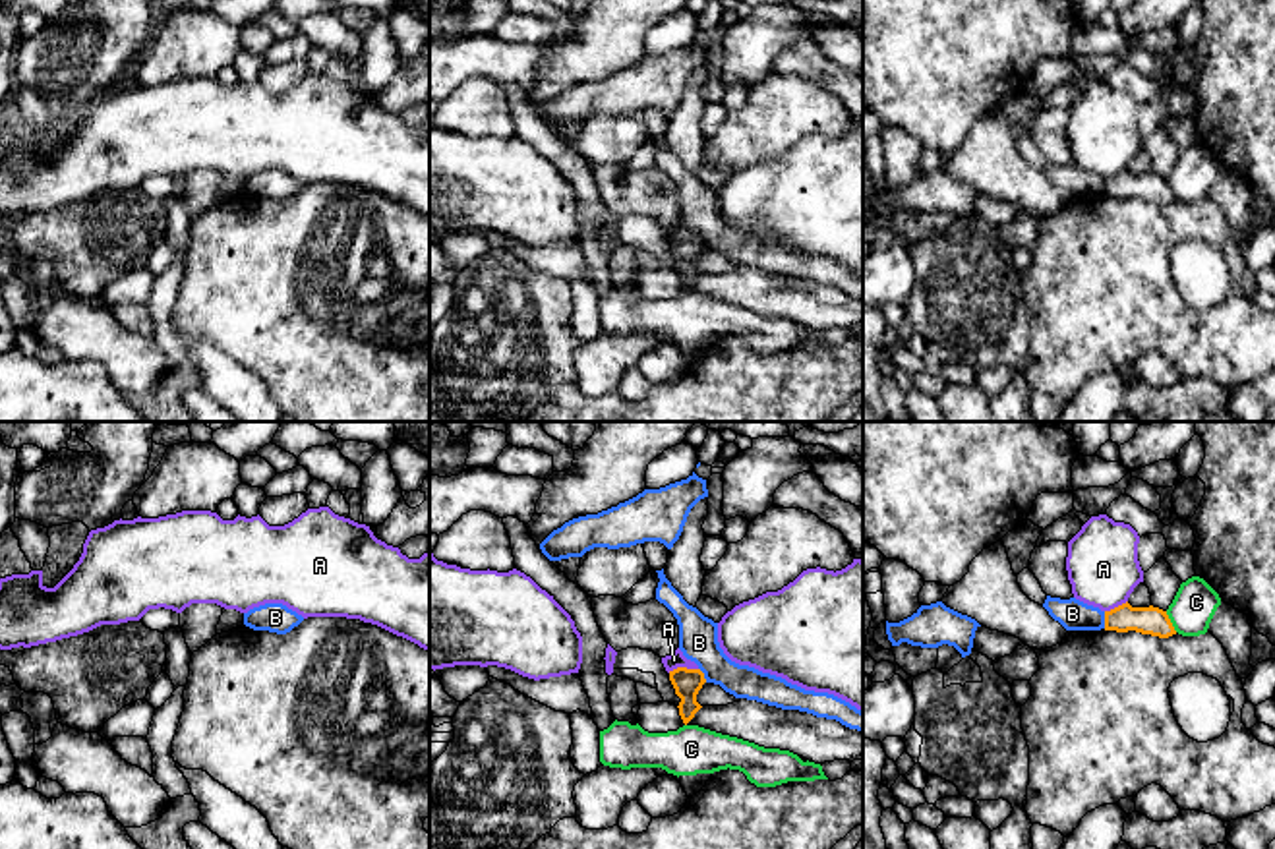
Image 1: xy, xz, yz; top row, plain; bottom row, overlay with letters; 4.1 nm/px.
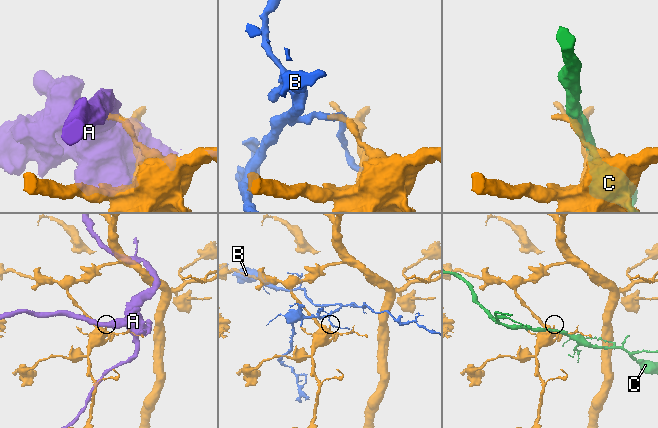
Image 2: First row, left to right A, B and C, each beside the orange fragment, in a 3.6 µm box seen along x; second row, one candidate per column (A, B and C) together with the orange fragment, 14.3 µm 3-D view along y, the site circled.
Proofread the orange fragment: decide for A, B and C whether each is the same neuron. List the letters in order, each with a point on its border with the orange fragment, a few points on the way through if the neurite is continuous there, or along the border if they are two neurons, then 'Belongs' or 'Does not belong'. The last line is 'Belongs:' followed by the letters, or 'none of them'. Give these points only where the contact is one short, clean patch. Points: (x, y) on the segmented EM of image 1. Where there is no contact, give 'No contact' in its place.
A: Touches orange at xz (681, 668). Does not belong
B: Touches orange at yz (1105, 619). Belongs
C: Touches orange at yz (1169, 621). Does not belong
Belongs: B

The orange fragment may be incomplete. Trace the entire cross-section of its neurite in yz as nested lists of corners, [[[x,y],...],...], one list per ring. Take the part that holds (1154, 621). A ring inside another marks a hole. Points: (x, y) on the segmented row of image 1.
[[[1047,596],[1043,607],[1066,630],[1136,630],[1159,638],[1176,634],[1167,611],[1153,605],[1132,607],[1126,601],[1111,611],[1101,611],[1099,607],[1087,605],[1076,598],[1060,600]]]

